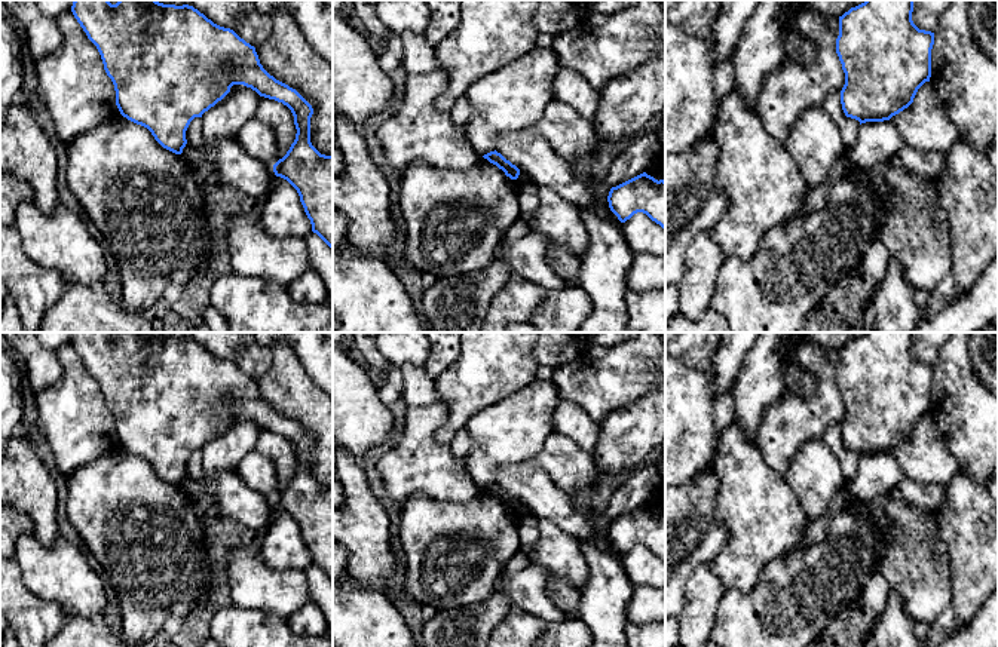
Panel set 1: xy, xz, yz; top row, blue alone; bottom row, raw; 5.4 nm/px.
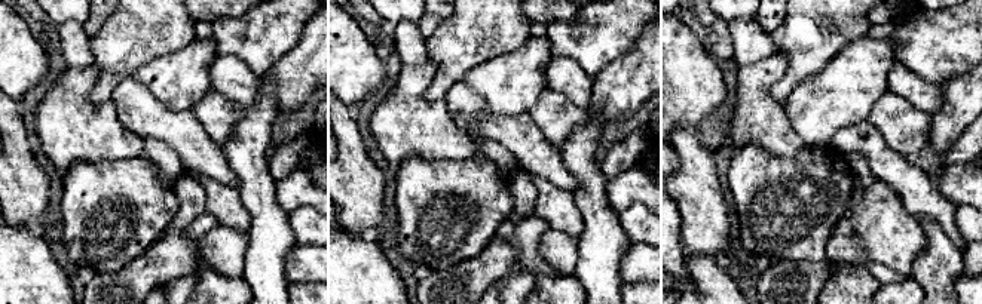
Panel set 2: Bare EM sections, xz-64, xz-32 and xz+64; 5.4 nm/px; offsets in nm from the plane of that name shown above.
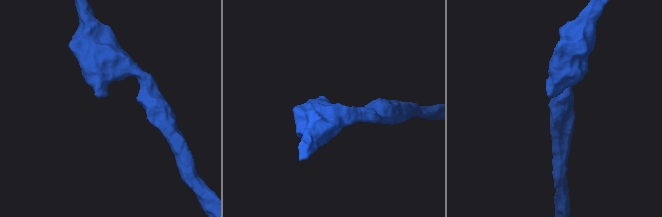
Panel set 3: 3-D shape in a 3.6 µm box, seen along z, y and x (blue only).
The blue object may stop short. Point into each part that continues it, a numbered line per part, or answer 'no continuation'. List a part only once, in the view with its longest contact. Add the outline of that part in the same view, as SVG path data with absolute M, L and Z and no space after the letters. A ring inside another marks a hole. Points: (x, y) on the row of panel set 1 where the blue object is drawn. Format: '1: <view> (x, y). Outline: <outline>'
no continuation

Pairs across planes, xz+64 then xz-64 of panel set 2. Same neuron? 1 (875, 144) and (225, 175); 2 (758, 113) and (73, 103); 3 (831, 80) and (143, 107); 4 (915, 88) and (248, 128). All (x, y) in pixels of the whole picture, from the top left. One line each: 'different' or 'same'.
1: same
2: same
3: different
4: different

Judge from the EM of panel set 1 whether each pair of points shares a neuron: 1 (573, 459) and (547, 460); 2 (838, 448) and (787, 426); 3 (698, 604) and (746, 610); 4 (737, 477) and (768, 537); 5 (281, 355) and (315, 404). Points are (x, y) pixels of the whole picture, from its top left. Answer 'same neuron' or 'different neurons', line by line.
1: same neuron
2: different neurons
3: different neurons
4: same neuron
5: same neuron

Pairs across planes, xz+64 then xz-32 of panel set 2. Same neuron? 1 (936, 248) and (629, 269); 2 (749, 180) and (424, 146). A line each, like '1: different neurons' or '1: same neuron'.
1: different neurons
2: different neurons

